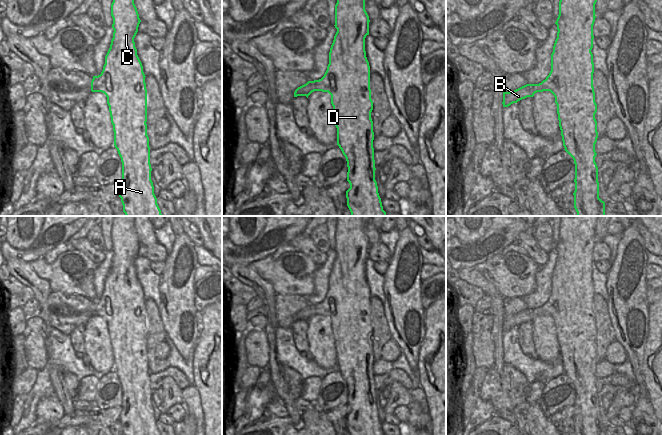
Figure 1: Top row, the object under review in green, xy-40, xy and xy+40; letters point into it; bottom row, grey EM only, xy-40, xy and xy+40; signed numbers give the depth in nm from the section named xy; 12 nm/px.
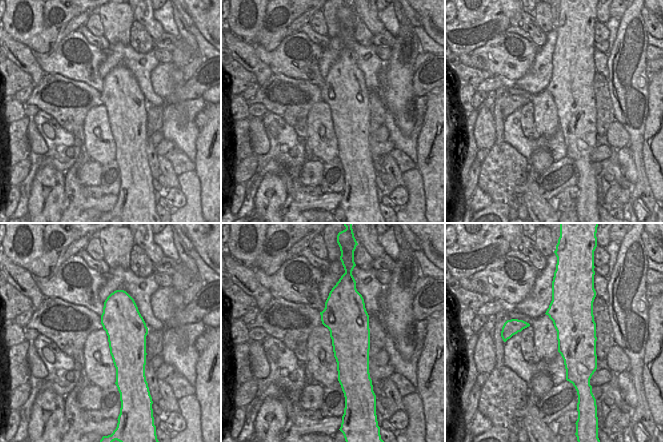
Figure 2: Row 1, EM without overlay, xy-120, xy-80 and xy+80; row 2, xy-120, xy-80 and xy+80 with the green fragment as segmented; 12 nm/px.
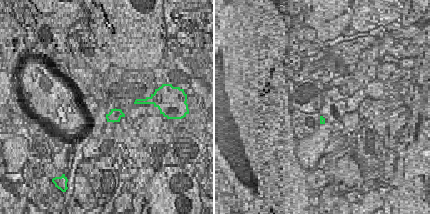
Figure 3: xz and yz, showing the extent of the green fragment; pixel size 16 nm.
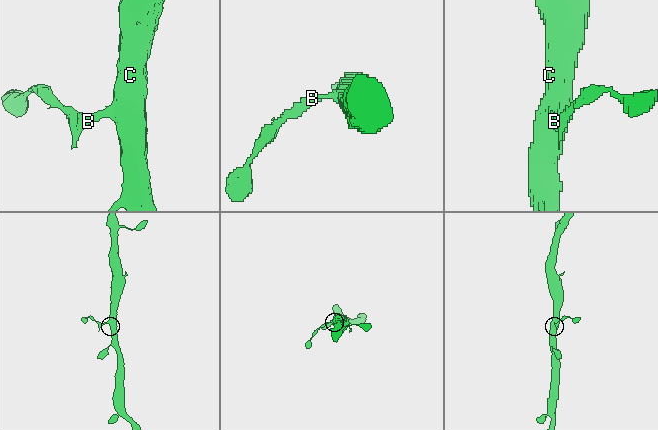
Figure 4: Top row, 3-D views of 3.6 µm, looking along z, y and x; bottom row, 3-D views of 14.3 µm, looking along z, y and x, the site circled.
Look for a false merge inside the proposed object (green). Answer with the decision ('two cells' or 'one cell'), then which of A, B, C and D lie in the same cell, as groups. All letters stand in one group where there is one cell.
one cell; A B C D

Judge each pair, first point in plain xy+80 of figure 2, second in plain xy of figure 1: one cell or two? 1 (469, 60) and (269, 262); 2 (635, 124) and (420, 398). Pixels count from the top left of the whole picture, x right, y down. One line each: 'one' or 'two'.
1: two
2: two

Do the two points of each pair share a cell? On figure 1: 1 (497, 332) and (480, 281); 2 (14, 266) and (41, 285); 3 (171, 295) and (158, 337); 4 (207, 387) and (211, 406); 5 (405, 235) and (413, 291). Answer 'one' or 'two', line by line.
1: one
2: one
3: two
4: one
5: one

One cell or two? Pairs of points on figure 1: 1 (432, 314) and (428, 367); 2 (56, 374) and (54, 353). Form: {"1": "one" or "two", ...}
{"1": "one", "2": "two"}

